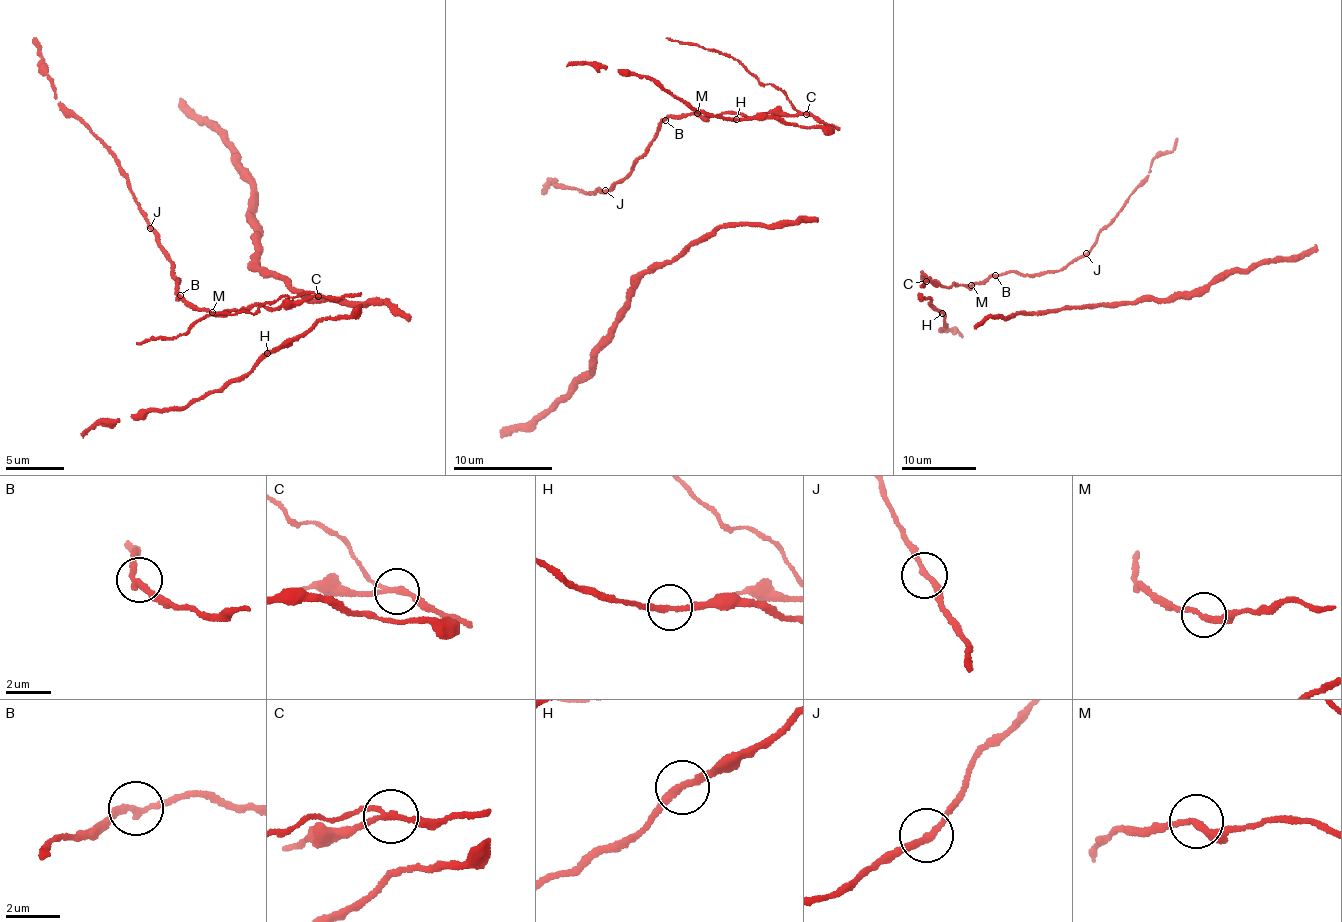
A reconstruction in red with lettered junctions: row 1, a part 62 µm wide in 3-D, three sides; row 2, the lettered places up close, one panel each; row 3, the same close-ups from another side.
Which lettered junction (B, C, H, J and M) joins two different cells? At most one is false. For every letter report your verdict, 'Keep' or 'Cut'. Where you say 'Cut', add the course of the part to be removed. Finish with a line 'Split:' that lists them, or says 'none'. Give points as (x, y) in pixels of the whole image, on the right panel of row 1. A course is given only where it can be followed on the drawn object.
B: Keep
C: Cut
H: Keep
J: Keep
M: Keep
Split: C

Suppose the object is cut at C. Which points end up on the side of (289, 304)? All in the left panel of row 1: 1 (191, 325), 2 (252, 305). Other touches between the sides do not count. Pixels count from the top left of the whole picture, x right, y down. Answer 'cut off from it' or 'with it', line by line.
1: cut off from it
2: with it

